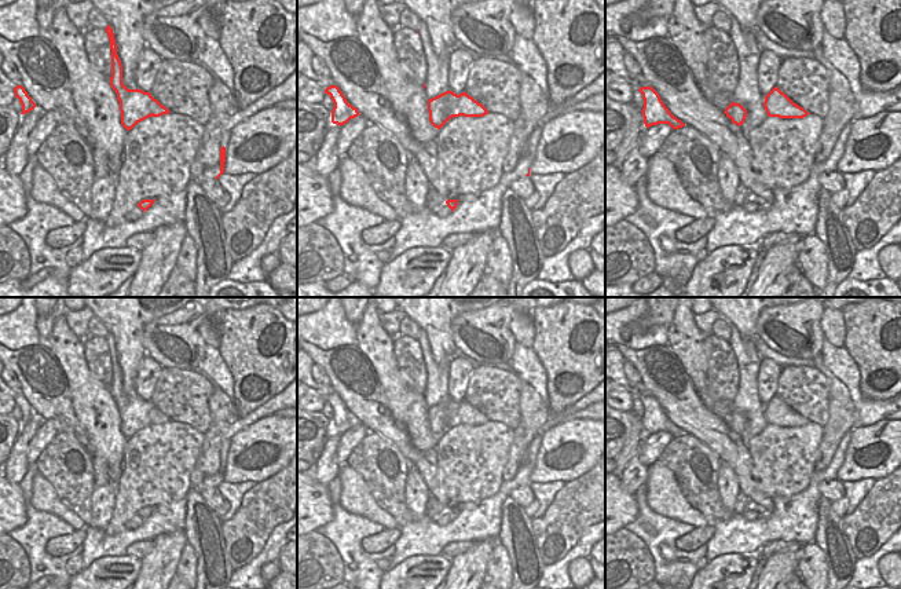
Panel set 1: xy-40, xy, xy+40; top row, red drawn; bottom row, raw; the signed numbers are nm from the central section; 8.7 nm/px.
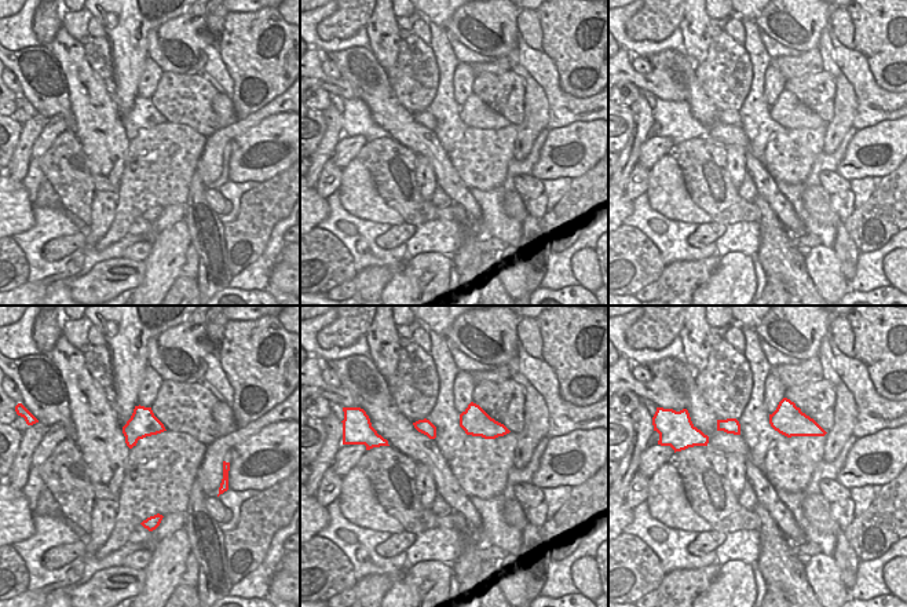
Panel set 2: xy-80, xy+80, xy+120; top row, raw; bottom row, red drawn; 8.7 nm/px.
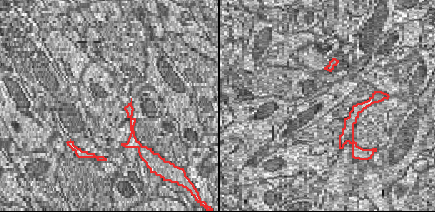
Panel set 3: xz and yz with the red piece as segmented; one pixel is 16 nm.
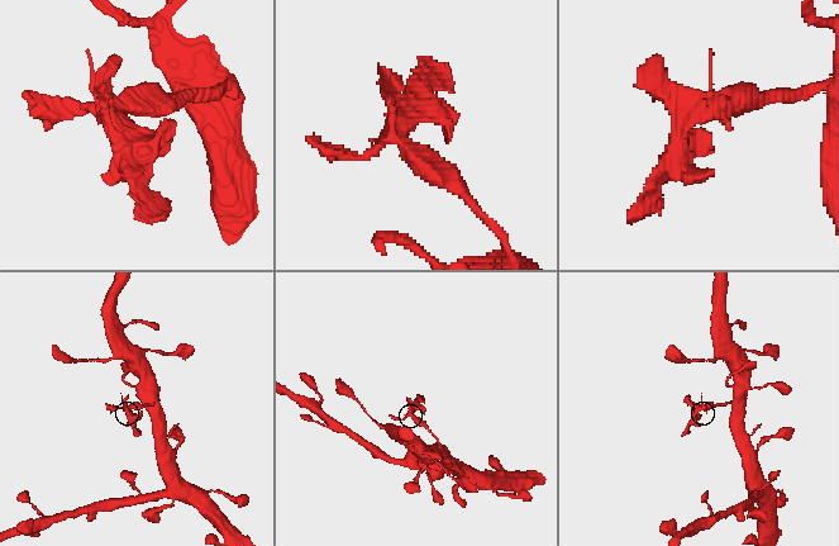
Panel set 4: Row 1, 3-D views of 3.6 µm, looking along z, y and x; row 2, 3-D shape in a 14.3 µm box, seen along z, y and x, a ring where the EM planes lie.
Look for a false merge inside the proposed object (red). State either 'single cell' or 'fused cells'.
fused cells

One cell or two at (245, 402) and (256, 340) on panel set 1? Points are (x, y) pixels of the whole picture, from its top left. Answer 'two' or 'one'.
one

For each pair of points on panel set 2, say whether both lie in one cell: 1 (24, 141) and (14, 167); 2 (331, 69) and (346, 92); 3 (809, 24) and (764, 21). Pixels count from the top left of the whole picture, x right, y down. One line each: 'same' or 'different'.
1: same
2: different
3: same

